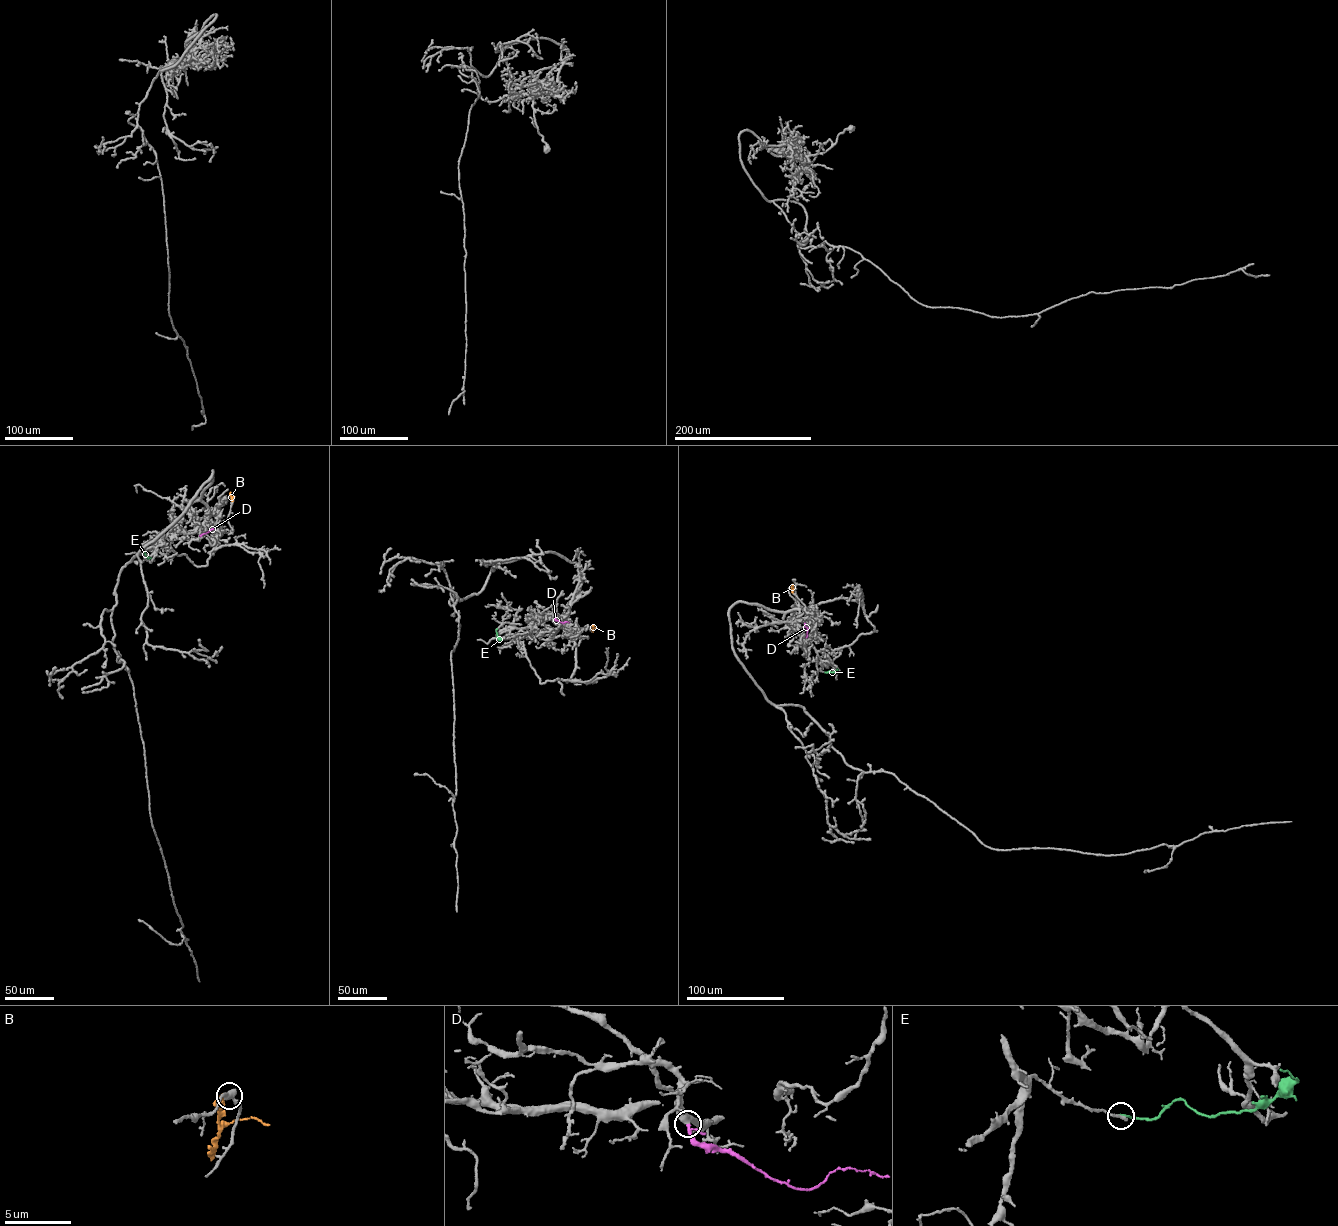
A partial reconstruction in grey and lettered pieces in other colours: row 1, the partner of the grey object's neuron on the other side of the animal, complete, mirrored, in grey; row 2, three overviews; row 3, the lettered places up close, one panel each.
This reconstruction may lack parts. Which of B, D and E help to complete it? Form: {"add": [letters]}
{"add": ["D"]}

